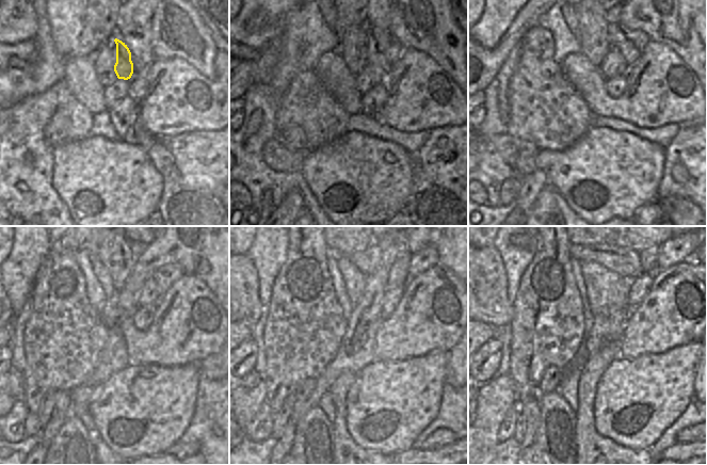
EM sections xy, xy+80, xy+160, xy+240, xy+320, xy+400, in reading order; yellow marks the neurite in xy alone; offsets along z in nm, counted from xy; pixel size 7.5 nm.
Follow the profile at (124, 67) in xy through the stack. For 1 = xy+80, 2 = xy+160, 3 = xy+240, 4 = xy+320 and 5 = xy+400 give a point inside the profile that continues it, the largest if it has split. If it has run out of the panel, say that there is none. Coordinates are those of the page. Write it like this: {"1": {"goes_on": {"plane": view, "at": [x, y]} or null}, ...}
{"1": {"goes_on": {"plane": "xy+80", "at": [374, 57]}}, "2": {"goes_on": {"plane": "xy+160", "at": [631, 43]}}, "3": {"goes_on": {"plane": "xy+240", "at": [165, 275]}}, "4": {"goes_on": {"plane": "xy+320", "at": [427, 258]}}, "5": {"goes_on": {"plane": "xy+400", "at": [679, 249]}}}

